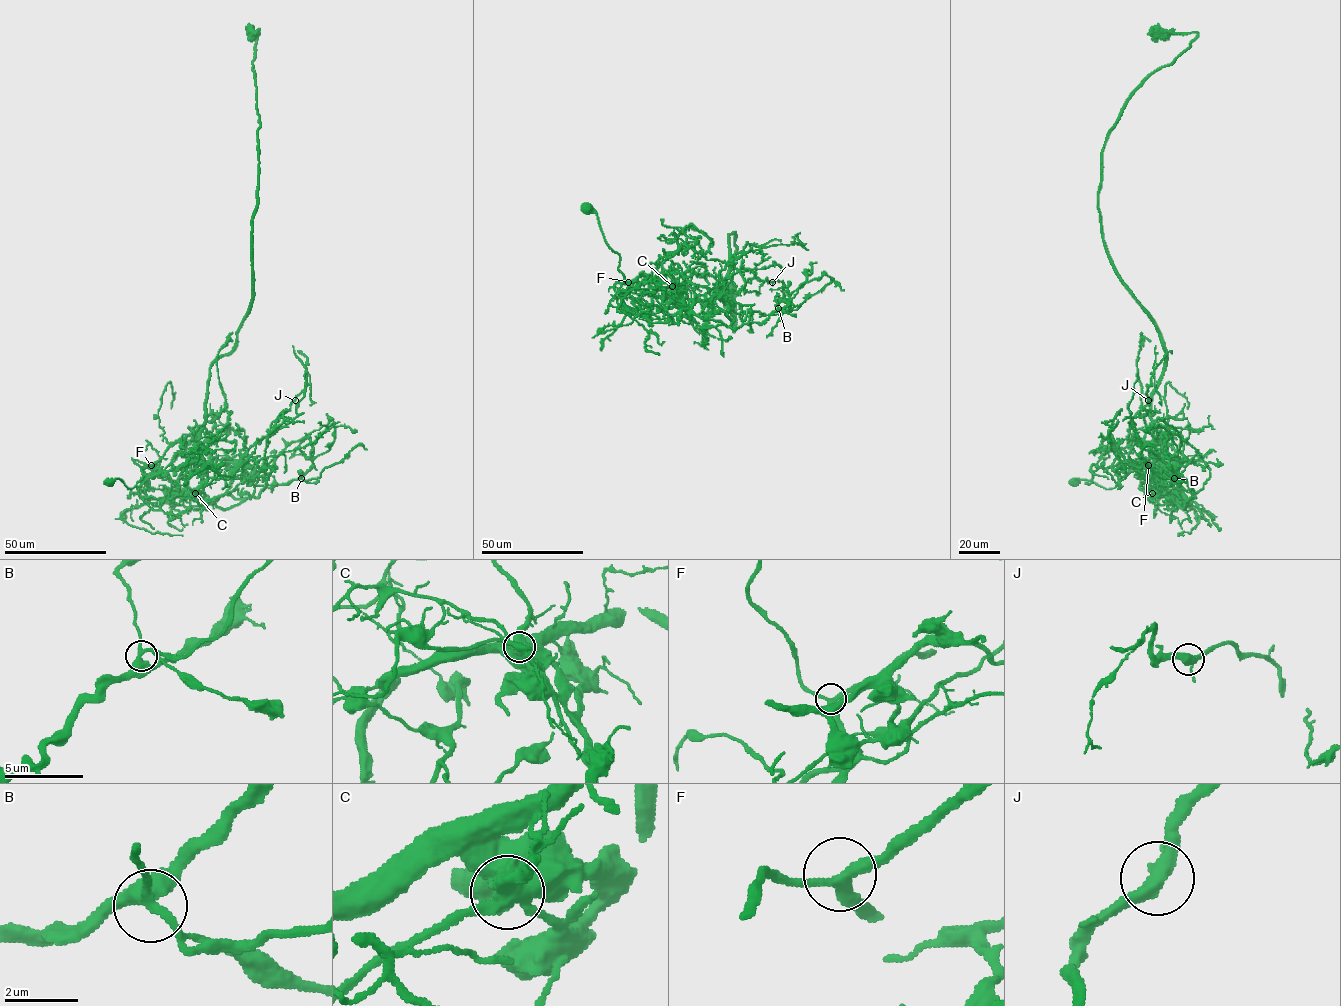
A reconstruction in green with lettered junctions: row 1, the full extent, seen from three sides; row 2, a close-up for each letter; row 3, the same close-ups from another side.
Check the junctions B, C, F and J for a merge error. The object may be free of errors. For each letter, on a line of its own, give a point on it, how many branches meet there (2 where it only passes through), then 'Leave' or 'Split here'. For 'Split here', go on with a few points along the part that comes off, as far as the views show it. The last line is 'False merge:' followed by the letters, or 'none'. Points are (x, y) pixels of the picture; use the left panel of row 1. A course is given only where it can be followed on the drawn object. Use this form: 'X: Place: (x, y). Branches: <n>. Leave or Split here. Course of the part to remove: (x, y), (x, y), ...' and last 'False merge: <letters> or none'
B: Place: (301, 478). Branches: 3. Leave
C: Place: (195, 493). Branches: 3. Split here. Course of the part to remove: (195, 493), (147, 466), (169, 479), (184, 496), (194, 464), (185, 451), (197, 435), (189, 427)
F: Place: (151, 465). Branches: 3. Leave
J: Place: (295, 400). Branches: 3. Leave
False merge: C

